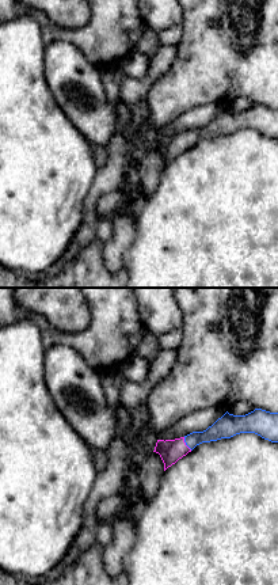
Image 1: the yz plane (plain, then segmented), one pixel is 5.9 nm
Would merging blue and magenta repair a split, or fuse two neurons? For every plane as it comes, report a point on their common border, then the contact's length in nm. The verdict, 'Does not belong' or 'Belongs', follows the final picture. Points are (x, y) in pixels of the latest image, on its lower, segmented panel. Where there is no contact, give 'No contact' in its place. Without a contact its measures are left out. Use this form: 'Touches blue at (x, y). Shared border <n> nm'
Touches blue at (186, 444). Shared border 90 nm

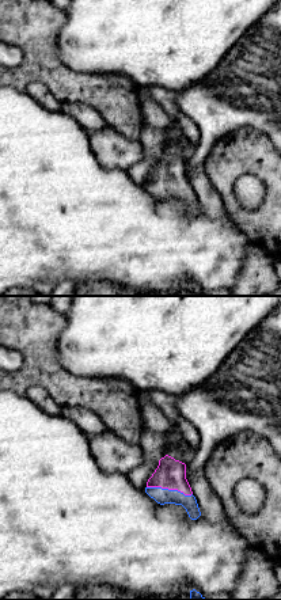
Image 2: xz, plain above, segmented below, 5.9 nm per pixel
Touches blue at (170, 490). Shared border 280 nm

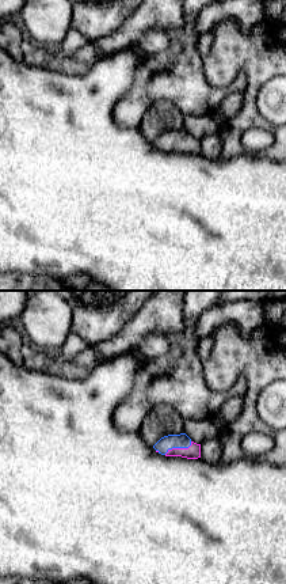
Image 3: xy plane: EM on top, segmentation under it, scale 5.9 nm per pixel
Touches blue at (178, 447). Shared border 180 nm

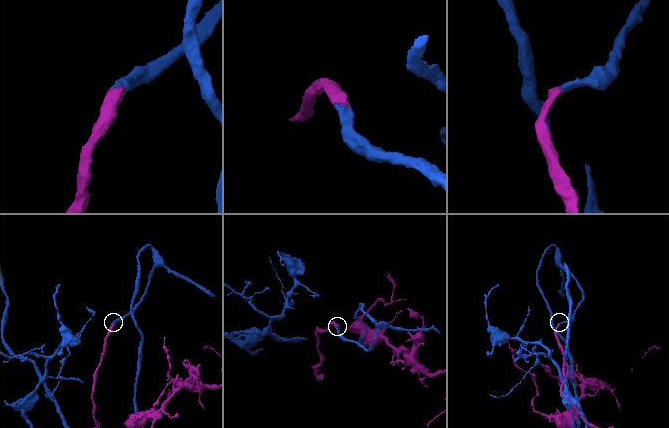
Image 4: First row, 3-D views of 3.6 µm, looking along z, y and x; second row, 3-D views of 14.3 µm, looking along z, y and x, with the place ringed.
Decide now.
Belongs

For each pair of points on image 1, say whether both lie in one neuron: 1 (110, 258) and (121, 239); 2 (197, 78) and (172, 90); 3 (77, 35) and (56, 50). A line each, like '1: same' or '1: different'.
1: same
2: same
3: different

